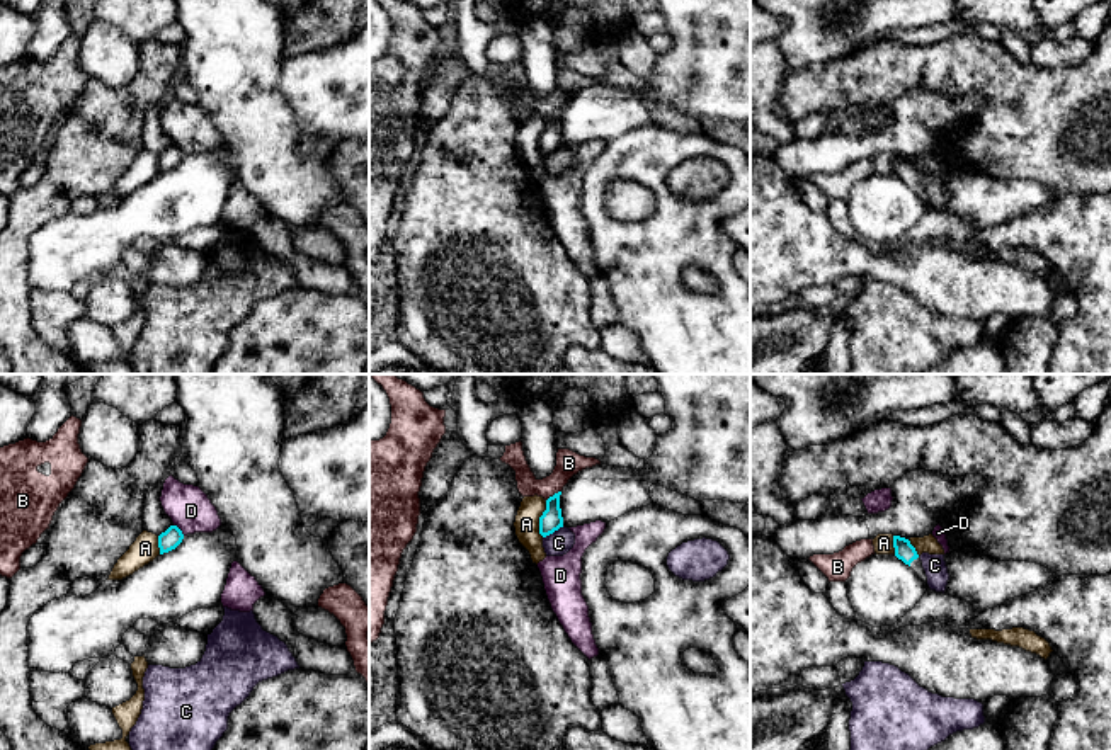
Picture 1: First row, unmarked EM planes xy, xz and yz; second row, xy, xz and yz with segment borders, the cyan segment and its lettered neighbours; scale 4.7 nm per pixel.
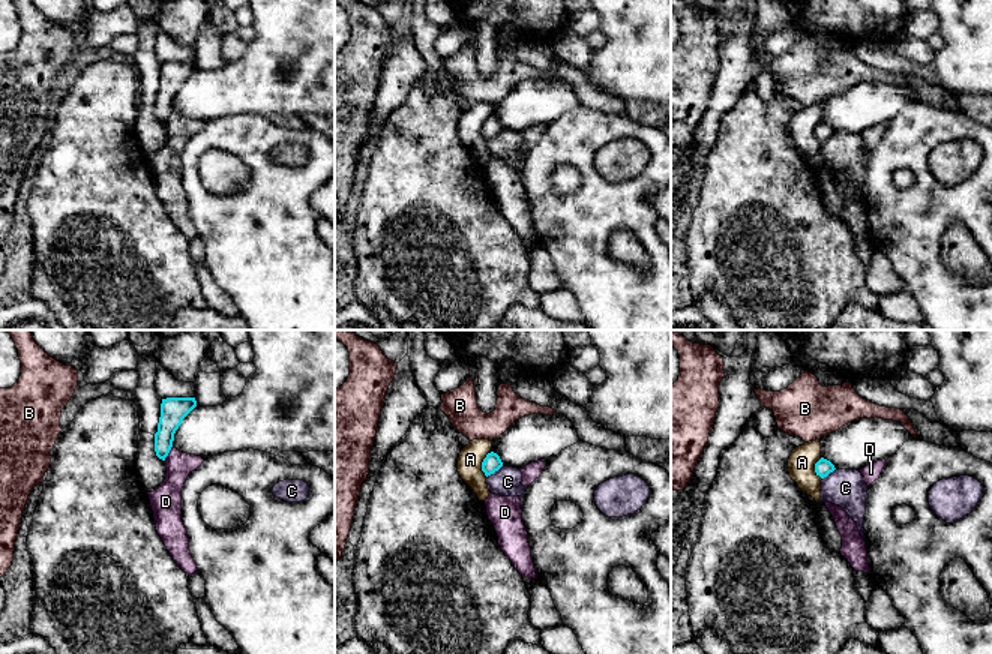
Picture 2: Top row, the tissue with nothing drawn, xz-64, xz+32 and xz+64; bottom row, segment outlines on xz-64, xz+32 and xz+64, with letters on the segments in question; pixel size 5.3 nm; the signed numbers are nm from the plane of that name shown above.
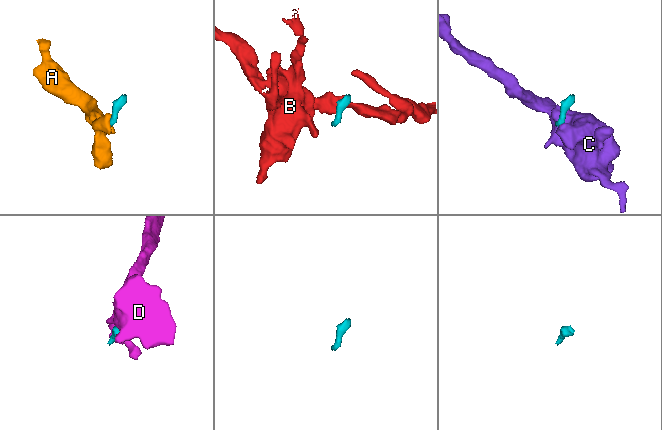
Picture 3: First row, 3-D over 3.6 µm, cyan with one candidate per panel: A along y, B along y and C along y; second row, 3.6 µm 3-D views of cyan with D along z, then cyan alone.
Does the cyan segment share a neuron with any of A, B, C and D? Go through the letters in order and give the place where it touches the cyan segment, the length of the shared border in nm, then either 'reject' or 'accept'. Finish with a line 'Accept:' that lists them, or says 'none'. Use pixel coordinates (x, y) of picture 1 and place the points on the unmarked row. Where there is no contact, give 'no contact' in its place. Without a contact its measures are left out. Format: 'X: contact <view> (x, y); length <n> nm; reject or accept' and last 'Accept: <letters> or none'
A: contact xz (540, 138); length 180 nm; reject
B: contact xz (555, 113); length 90 nm; reject
C: contact xz (553, 150); length 120 nm; reject
D: contact xy (179, 148); length 80 nm; reject
Accept: none

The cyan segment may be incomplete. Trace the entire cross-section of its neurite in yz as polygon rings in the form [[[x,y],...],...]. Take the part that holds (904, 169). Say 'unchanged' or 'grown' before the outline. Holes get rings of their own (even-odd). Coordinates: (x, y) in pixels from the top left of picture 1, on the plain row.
grown; [[[893,155],[893,167],[895,167],[895,175],[902,179],[905,184],[909,184],[915,190],[915,194],[924,201],[924,204],[929,207],[922,180],[915,167],[910,163],[910,160],[900,155]]]

